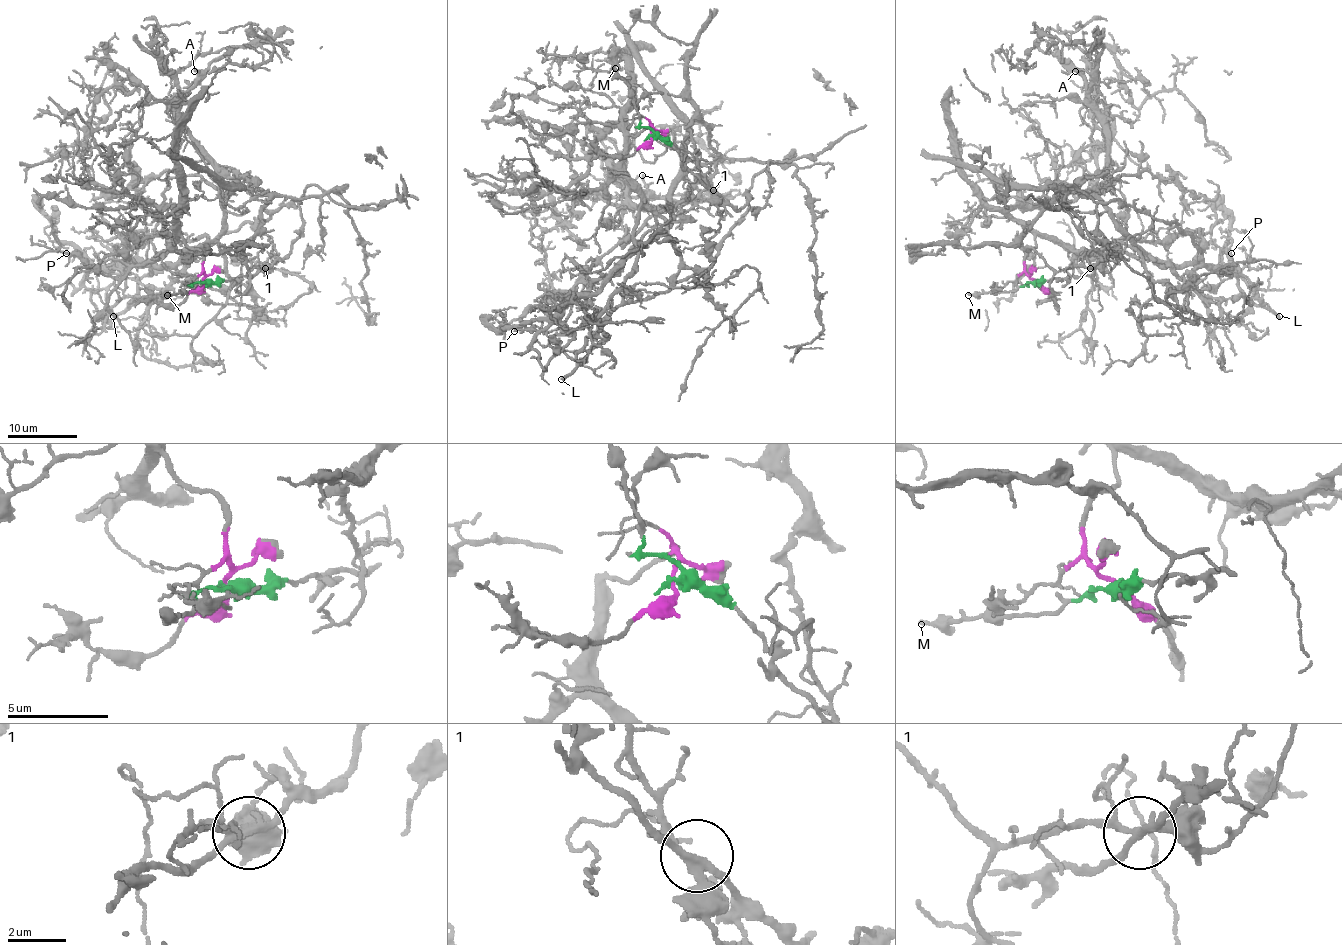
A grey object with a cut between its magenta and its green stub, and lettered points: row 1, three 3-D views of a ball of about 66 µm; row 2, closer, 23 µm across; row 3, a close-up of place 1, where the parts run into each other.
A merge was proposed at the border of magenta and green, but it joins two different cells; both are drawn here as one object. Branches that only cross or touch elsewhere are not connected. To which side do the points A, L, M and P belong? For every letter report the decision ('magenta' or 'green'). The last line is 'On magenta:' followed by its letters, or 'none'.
A: magenta
L: green
M: green
P: magenta
On magenta: A, P

